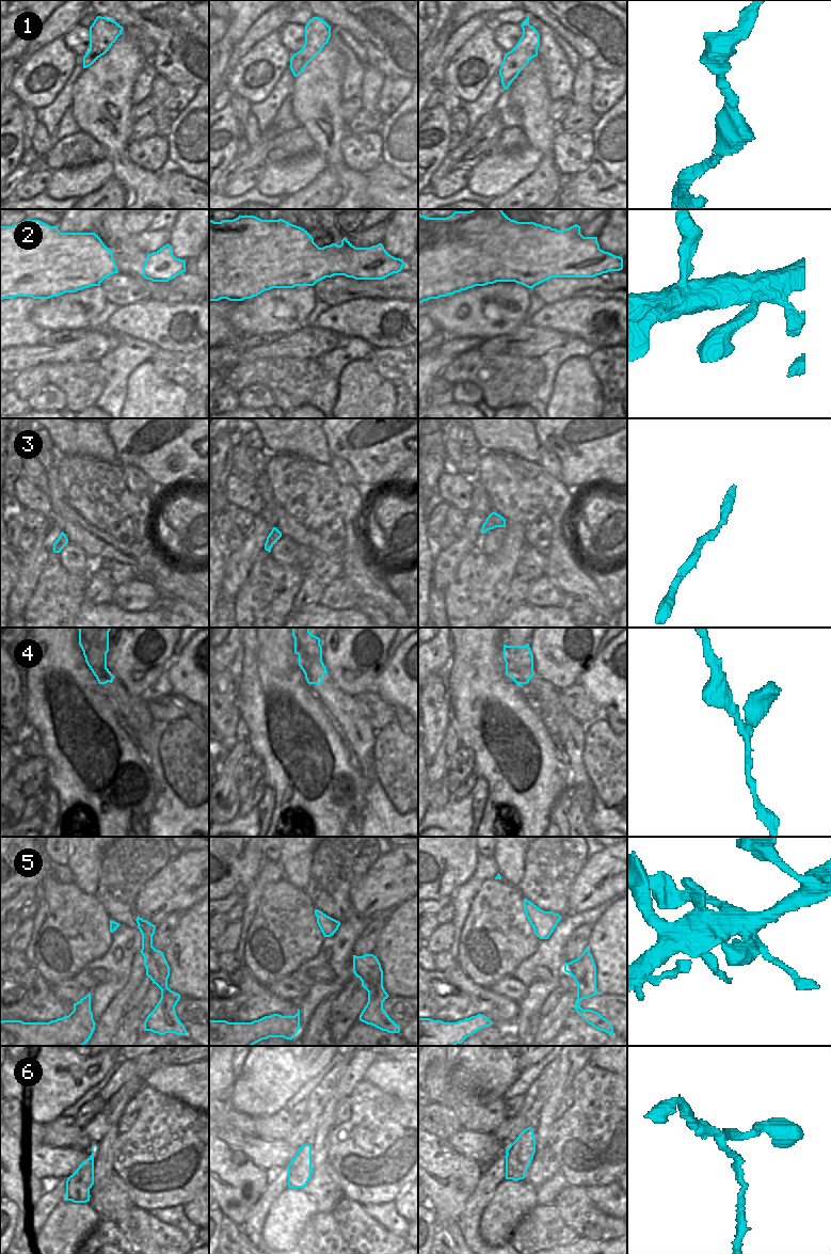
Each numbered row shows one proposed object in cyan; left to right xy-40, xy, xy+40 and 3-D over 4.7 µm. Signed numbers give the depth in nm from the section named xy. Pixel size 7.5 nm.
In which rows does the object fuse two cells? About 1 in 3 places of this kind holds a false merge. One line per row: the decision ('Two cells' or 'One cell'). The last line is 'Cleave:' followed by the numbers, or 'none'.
1: One cell
2: One cell
3: One cell
4: One cell
5: One cell
6: Two cells
Cleave: 6

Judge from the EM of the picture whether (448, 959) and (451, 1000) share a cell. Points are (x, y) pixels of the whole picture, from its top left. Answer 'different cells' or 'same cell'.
different cells

